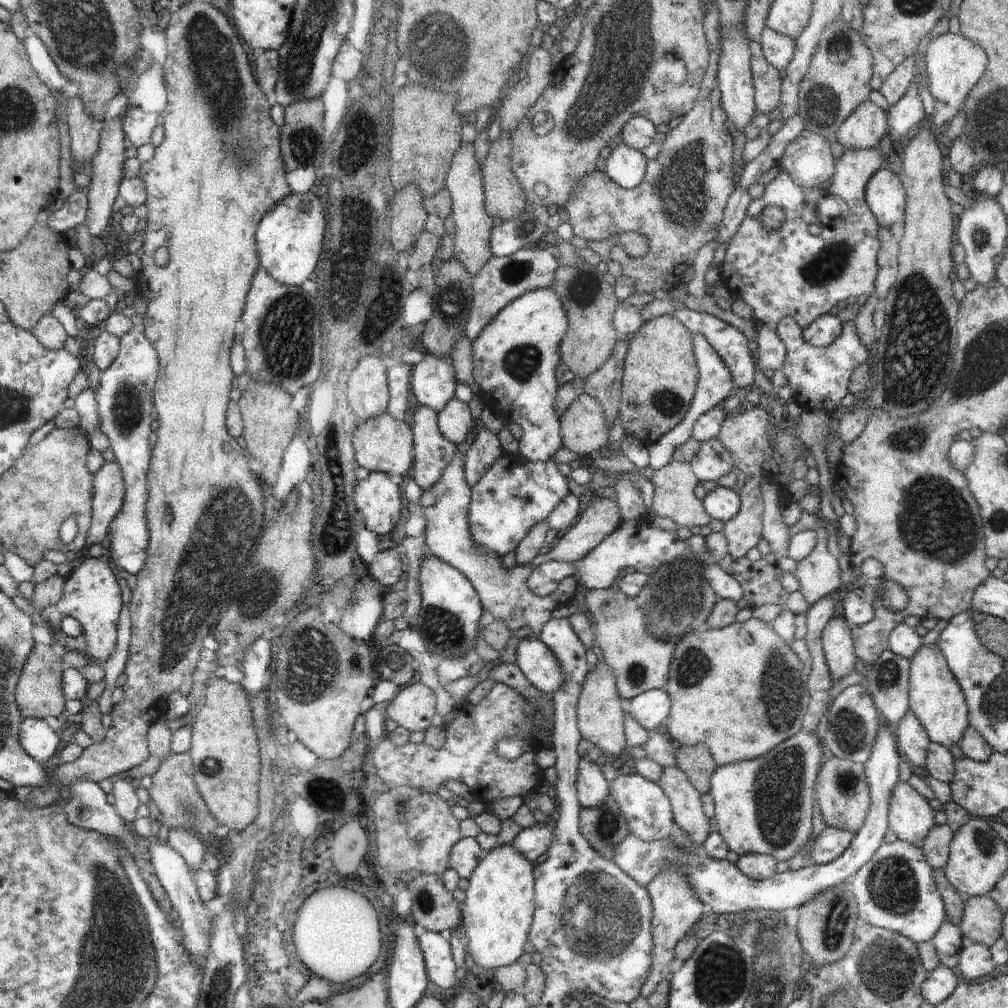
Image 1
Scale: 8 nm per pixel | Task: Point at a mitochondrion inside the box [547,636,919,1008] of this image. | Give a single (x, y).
(602, 921)

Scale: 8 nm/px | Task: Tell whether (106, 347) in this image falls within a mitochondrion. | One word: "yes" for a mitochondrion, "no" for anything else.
no

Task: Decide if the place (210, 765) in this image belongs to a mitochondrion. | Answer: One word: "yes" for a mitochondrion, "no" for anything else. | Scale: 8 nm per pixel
yes

